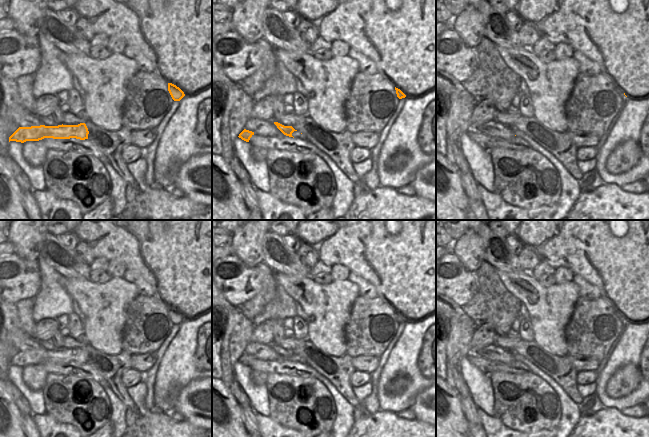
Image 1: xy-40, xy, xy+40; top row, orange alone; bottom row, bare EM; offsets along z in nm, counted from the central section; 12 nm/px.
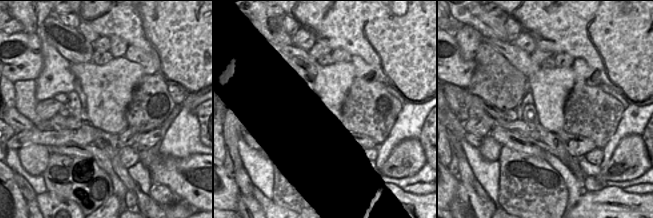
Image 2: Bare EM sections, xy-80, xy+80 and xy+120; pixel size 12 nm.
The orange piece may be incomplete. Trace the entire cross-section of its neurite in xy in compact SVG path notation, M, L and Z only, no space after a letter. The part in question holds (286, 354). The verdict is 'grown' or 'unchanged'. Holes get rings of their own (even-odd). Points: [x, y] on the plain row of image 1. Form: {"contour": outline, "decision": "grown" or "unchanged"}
{"contour": "M274 346L274 348L277 350L277 352L286 360L289 360L289 361L293 361L292 360L292 357L294 355L297 355L295 354L292 350L284 350L278 346Z", "decision": "unchanged"}

